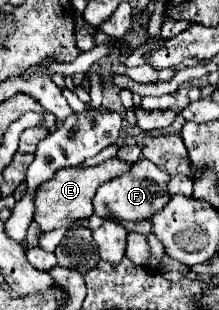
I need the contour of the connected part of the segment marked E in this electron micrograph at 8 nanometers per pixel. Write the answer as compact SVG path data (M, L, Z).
M112 157L96 167L88 167L88 165L78 165L78 167L70 167L70 169L60 169L56 171L56 175L42 183L36 191L36 213L34 213L34 221L40 225L42 231L52 231L58 227L66 227L72 219L88 219L94 215L94 205L92 205L92 197L96 195L96 189L106 183L112 177L118 177L120 173L126 173L132 167L132 163L122 161L118 157Z

